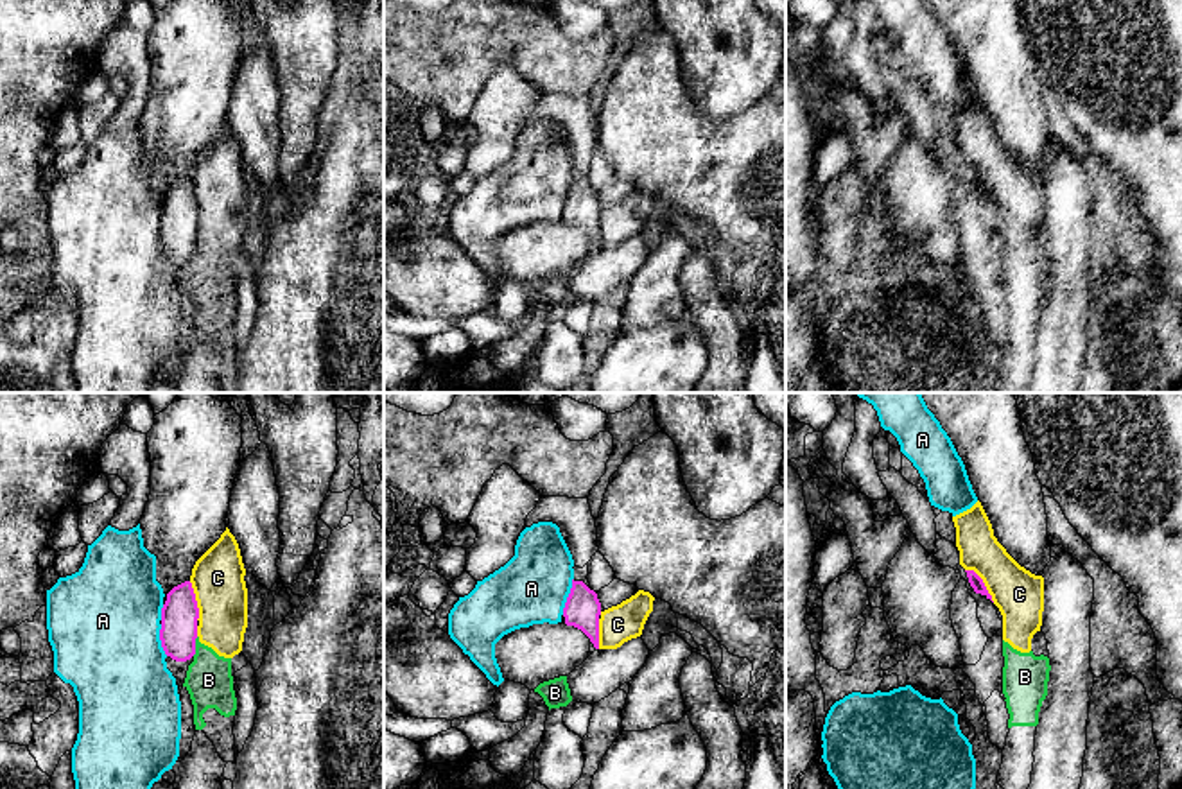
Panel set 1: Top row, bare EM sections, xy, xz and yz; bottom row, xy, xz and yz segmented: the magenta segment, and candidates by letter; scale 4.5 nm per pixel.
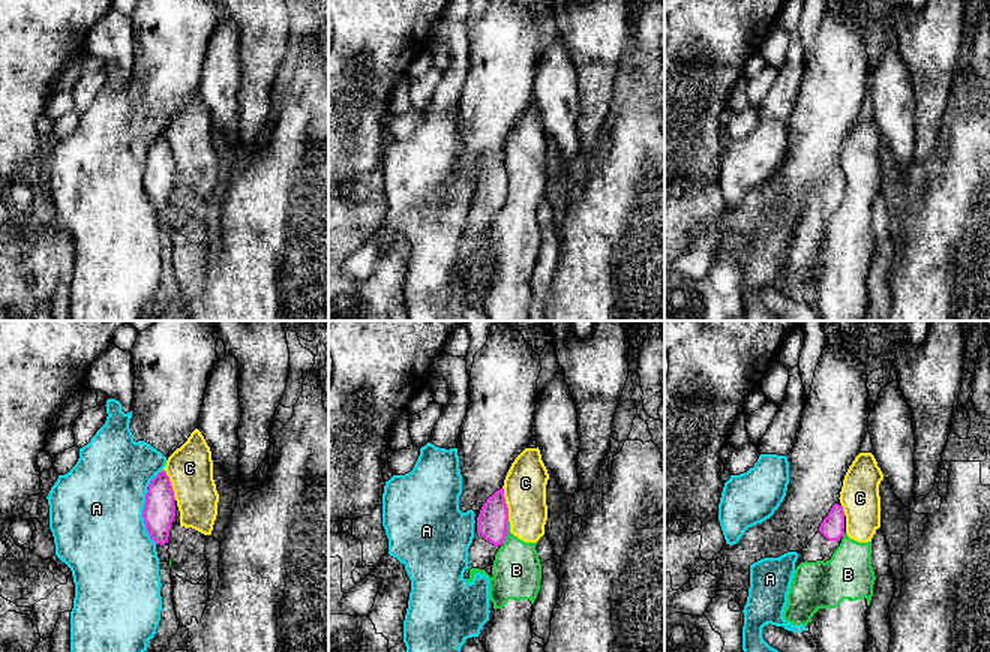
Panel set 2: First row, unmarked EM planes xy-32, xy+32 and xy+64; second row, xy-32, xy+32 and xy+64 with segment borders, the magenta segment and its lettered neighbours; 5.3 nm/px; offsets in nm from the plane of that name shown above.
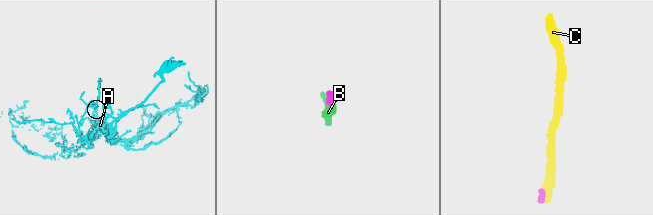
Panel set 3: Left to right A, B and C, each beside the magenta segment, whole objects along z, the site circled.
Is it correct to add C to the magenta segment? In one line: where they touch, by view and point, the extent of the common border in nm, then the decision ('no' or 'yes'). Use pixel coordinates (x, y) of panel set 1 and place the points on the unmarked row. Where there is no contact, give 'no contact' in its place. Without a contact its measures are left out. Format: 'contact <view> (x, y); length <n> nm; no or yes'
contact yz (983, 182); length 200 nm; no

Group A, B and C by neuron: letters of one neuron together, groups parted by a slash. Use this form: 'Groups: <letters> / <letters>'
Groups: A / B / C

